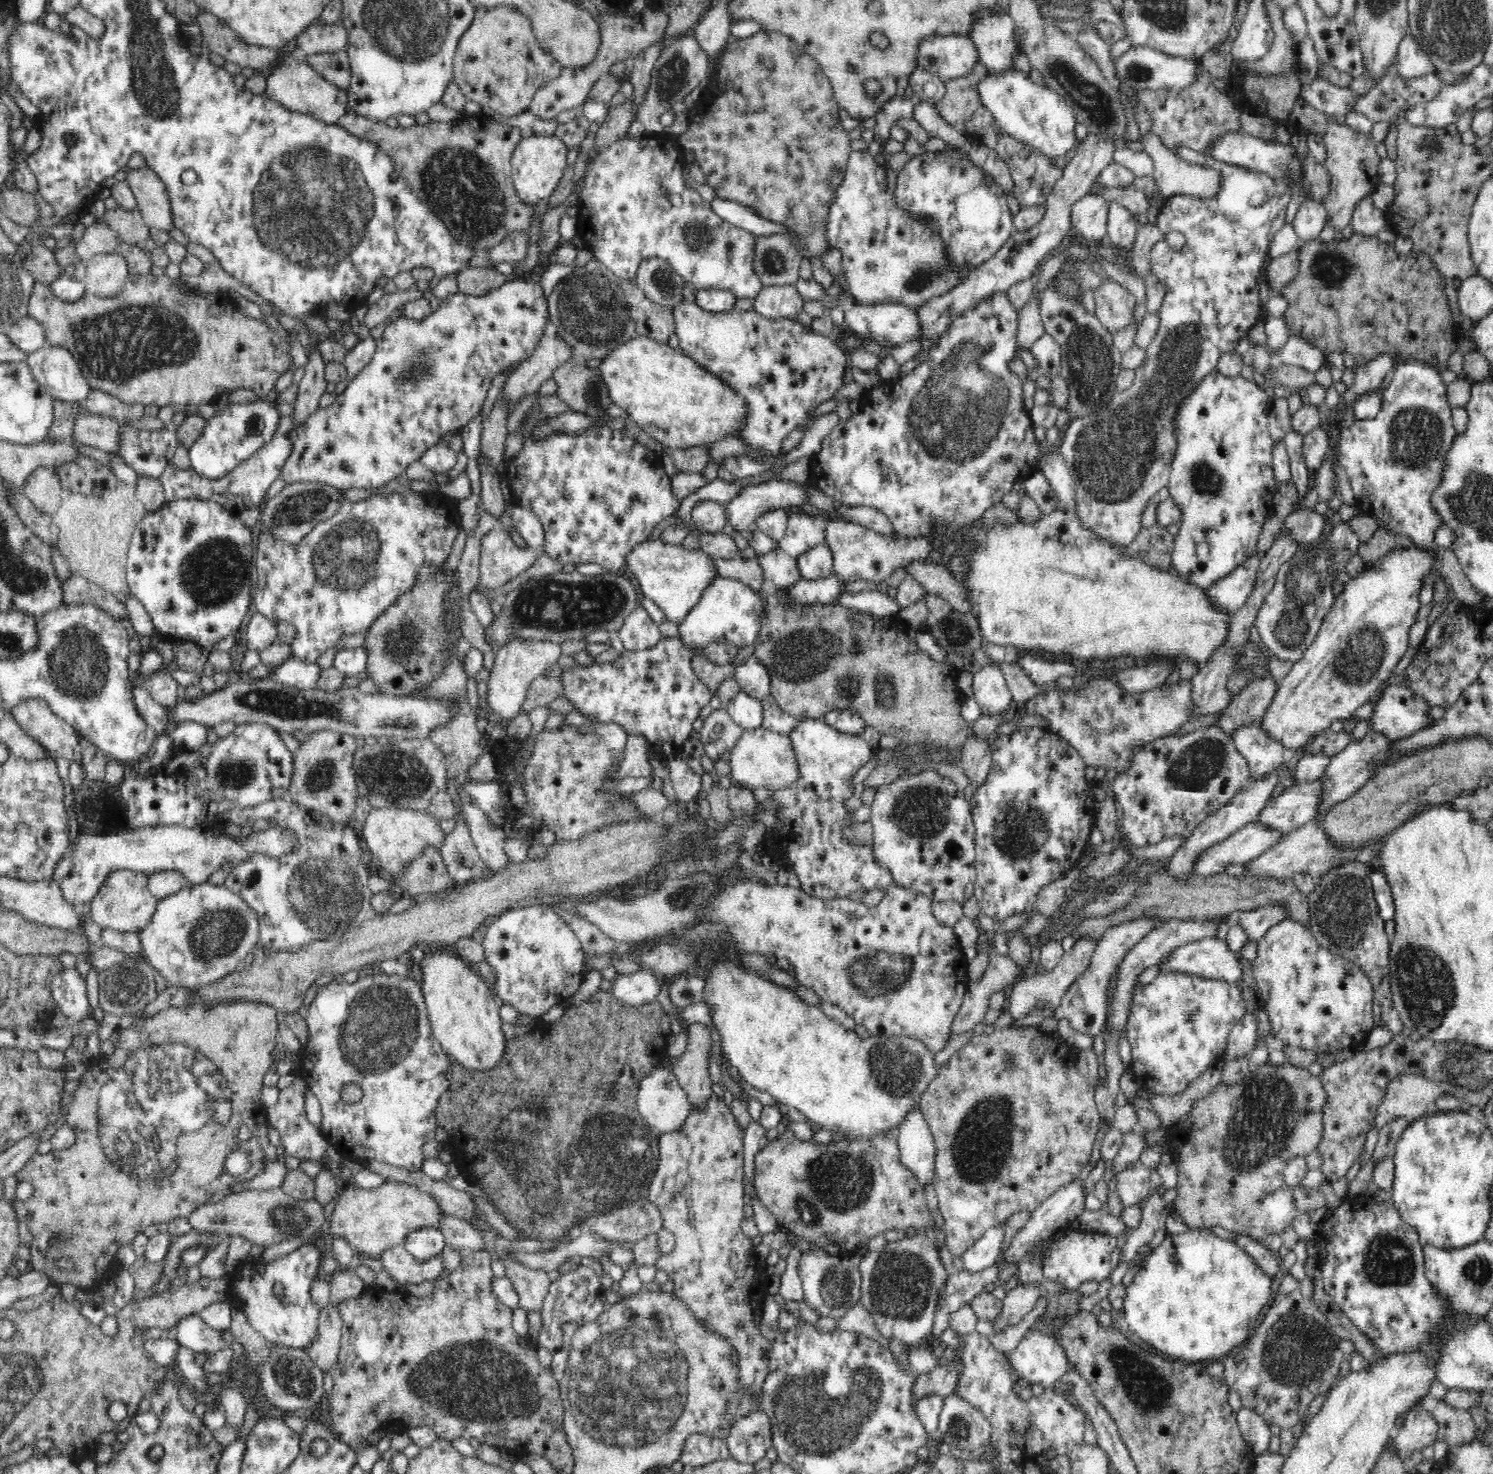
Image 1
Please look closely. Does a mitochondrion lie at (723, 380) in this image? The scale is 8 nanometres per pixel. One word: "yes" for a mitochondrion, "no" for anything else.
no

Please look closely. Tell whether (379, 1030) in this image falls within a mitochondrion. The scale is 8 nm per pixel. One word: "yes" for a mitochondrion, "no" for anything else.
yes

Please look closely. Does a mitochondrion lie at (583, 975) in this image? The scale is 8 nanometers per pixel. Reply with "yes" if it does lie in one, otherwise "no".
no

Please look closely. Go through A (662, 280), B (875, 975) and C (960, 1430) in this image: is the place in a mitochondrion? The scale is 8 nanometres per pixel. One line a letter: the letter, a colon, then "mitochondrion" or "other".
A: mitochondrion
B: mitochondrion
C: mitochondrion

